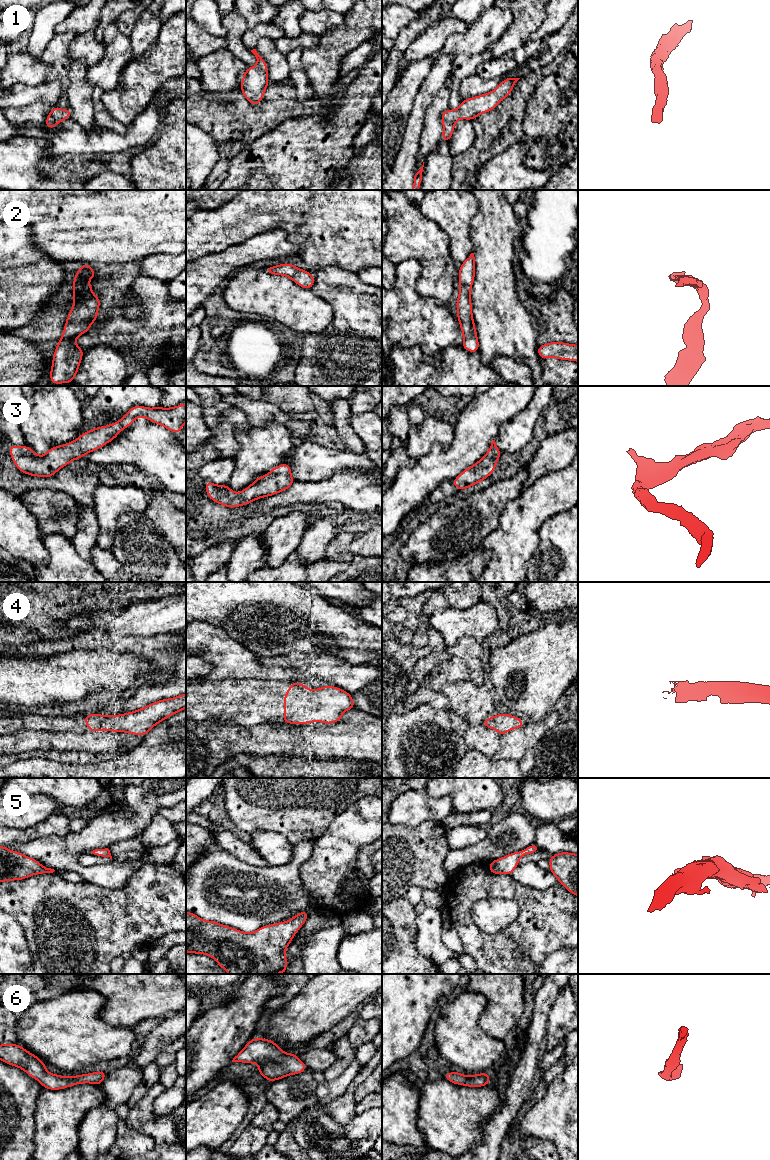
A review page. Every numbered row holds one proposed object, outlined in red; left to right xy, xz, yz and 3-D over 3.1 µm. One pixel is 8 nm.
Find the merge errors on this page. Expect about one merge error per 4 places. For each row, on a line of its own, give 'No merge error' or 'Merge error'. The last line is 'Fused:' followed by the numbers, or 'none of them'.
1: No merge error
2: No merge error
3: No merge error
4: No merge error
5: No merge error
6: No merge error
Fused: none of them

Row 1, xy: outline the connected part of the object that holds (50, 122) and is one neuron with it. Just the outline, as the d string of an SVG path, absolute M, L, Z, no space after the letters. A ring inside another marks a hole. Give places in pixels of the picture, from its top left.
M52 106L51 112L45 121L45 126L53 130L56 124L59 124L61 121L65 119L69 119L71 116L71 113L72 111L69 108L59 109L55 106Z

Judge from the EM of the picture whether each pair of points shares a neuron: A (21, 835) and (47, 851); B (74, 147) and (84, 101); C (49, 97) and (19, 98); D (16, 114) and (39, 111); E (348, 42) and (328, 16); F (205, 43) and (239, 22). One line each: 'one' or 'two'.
A: two
B: two
C: one
D: one
E: two
F: two

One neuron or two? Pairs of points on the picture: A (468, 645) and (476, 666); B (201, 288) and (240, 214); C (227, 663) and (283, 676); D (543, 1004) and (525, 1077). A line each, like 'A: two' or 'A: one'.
A: one
B: two
C: one
D: one

